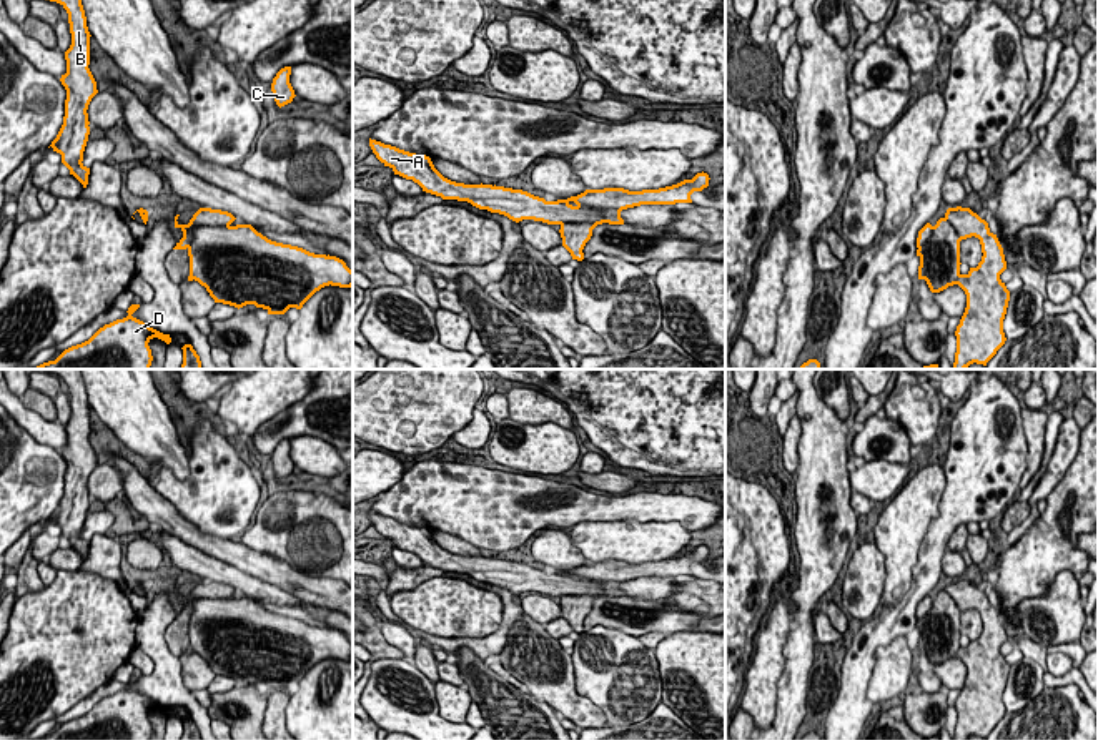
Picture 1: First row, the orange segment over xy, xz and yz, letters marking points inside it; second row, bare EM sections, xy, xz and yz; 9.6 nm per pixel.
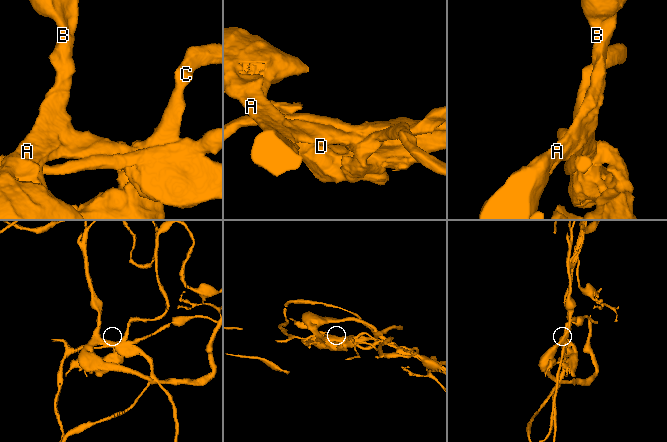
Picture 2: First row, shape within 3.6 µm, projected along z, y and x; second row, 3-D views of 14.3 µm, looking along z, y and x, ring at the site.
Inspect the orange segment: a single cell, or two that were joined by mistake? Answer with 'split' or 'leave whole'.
leave whole

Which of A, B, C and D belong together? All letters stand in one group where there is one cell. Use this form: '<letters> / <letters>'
A B C D

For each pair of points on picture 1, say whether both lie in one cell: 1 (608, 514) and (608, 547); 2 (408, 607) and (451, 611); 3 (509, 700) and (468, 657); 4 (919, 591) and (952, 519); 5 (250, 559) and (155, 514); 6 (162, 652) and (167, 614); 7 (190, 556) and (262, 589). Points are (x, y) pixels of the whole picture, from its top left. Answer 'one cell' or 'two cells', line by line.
1: two cells
2: one cell
3: one cell
4: one cell
5: one cell
6: one cell
7: one cell

